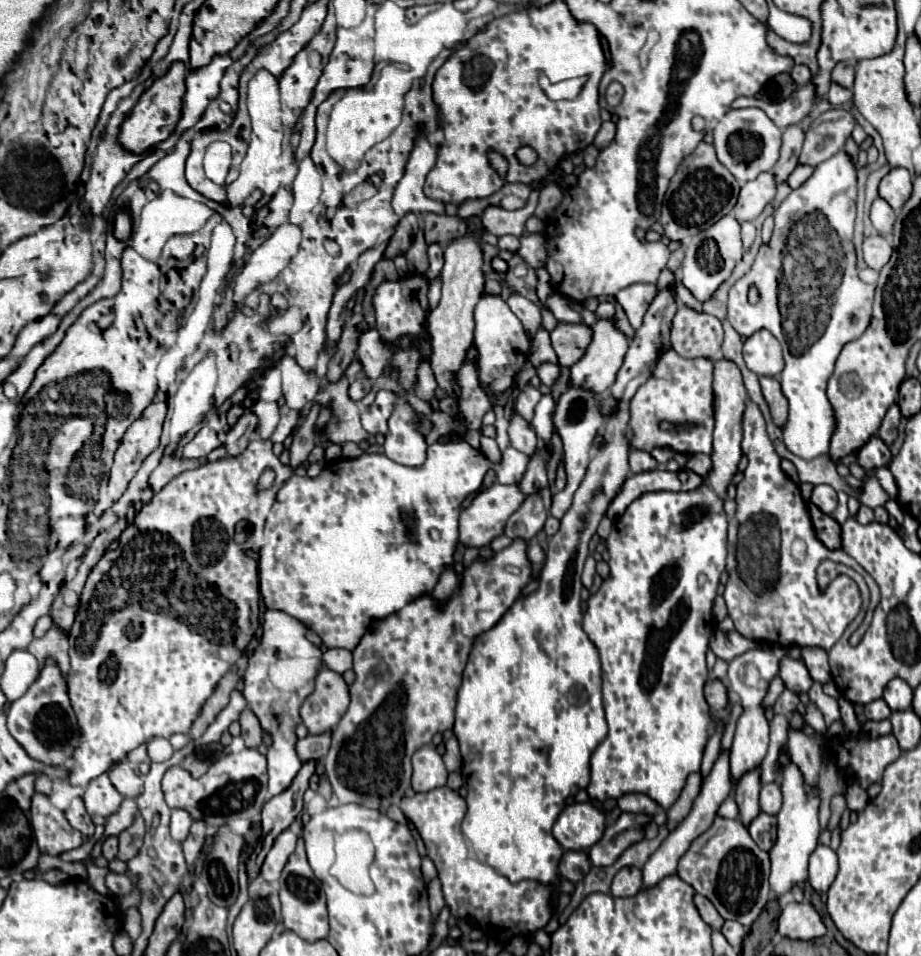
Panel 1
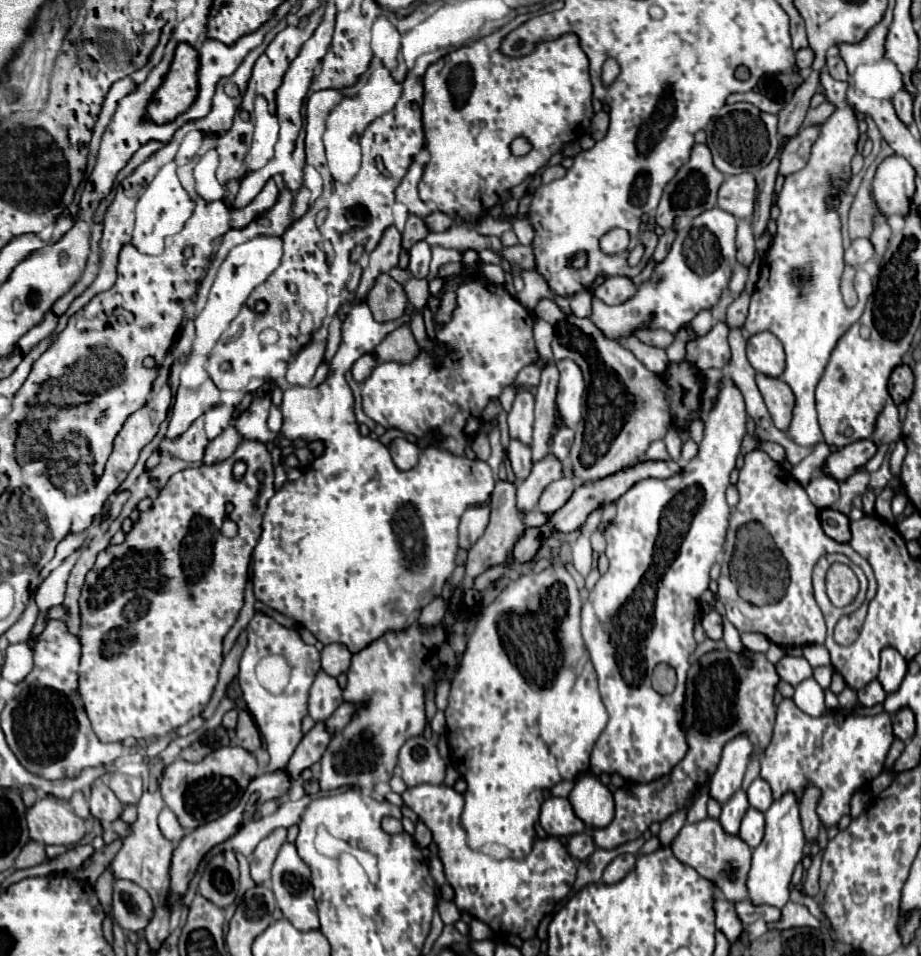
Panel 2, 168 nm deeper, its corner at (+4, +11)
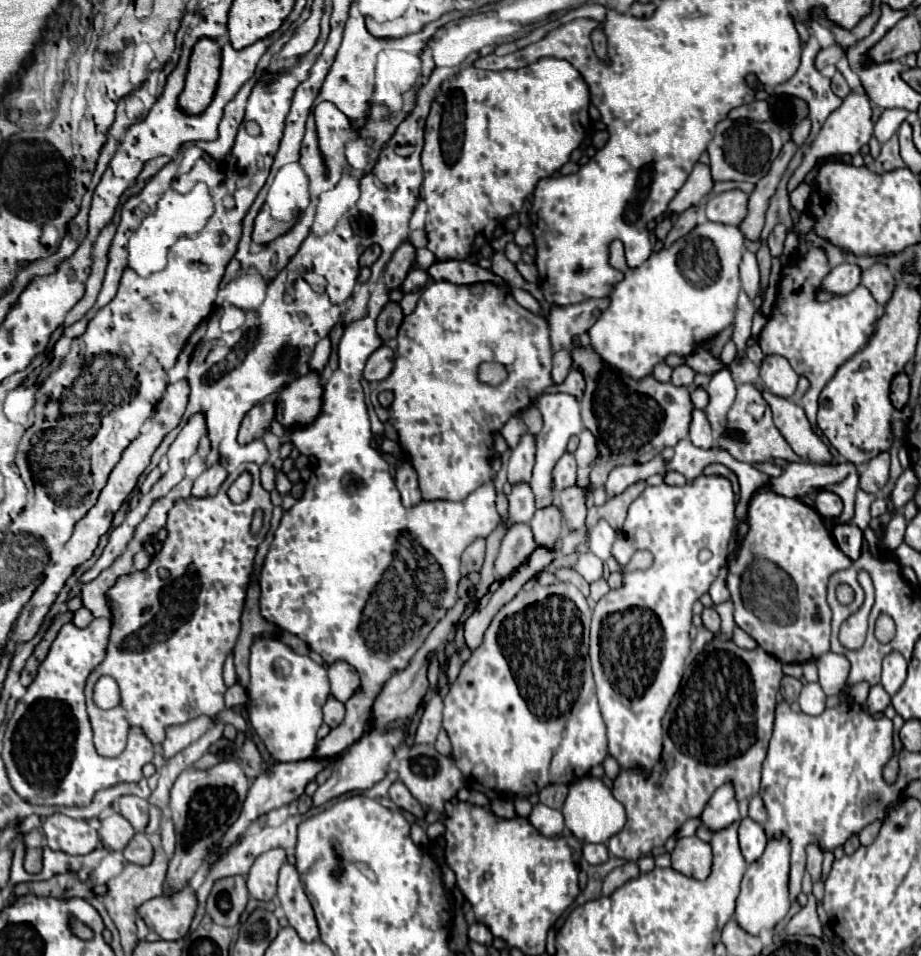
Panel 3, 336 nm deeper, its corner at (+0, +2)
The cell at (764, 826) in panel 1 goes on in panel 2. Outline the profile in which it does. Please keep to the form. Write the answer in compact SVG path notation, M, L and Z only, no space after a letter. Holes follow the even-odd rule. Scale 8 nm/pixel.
M749 807L739 829L739 837L751 847L757 847L763 839L763 831L765 831L765 815L755 807Z

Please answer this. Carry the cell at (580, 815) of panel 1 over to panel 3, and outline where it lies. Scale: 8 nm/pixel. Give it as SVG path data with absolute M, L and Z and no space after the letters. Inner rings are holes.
M535 804L531 814L529 814L529 822L543 834L543 836L559 836L565 830L565 820L561 816L559 810L549 808L545 804Z

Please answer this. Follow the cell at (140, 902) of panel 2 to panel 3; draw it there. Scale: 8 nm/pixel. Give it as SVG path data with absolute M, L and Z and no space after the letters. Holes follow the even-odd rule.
M187 884L177 894L161 894L139 908L145 924L163 940L179 940L187 934L197 910L195 890Z

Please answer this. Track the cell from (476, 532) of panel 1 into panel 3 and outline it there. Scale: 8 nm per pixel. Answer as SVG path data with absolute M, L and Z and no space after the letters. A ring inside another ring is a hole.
M479 538L475 540L461 556L461 574L467 576L469 572L477 572L483 566L483 558L485 558L485 540Z

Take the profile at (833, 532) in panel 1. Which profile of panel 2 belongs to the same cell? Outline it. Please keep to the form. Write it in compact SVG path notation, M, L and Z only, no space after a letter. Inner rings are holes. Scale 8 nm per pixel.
M821 509L819 513L819 519L821 519L821 525L823 525L823 531L839 541L839 543L847 543L851 539L851 533L849 533L849 517L835 511L835 509Z

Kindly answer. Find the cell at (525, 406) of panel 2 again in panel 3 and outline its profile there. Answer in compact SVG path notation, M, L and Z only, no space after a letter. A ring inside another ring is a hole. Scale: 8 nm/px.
M525 434L517 448L511 450L509 458L509 484L515 486L519 482L529 482L531 470L535 464L535 438L531 434Z

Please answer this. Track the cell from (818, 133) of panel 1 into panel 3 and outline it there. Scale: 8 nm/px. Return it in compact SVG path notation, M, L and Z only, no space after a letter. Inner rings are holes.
M777 226L773 230L773 234L769 236L769 242L767 242L769 252L771 252L773 258L777 258L783 252L783 242L785 242L785 226Z

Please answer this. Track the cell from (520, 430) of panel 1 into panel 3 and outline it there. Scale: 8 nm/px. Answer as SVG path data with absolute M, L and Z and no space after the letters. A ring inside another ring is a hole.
M517 484L517 488L511 490L509 494L509 512L507 512L507 520L503 522L505 528L511 528L515 524L527 524L533 514L535 514L535 508L533 508L533 492L529 492L529 484Z

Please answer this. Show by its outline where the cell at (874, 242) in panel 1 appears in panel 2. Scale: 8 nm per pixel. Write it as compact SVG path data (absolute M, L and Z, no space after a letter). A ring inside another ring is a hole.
M855 239L851 247L845 251L845 263L855 267L869 261L873 255L875 255L875 247L869 239Z

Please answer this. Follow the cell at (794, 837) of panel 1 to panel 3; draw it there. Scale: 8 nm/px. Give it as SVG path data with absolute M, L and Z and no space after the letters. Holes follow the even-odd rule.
M771 840L759 860L747 866L747 872L741 880L741 894L737 898L735 922L747 934L757 936L761 930L773 930L789 912L789 840Z

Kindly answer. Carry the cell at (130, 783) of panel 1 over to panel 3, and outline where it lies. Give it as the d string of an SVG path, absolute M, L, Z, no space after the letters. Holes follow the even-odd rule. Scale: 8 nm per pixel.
M123 796L119 800L119 812L137 832L145 830L149 822L149 802L147 800L141 800L137 796Z

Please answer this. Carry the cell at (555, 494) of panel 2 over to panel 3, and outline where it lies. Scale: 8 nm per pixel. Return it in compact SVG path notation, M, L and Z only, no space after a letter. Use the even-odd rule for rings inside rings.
M555 504L549 506L549 508L543 508L541 512L535 512L529 526L533 530L533 538L535 538L537 546L555 548L557 542L559 542L559 536L563 532L561 512L557 512Z

